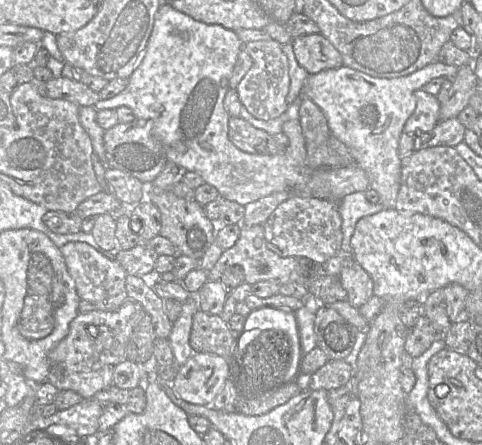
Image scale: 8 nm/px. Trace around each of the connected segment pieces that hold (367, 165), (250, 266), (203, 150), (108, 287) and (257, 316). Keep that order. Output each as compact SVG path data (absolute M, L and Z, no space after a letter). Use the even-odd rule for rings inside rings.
M440 59L407 76L396 78L375 78L343 65L309 75L303 86L303 93L323 111L331 134L349 148L355 165L366 172L369 188L378 192L380 203L386 209L393 209L401 183L402 159L398 153L399 139L406 121L416 108L415 92L434 78L445 77L453 82L457 72L458 67L448 65Z
M241 225L238 240L231 248L222 252L214 267L207 272L207 279L218 281L227 268L240 266L243 269L245 282L250 285L268 280L279 285L298 283L307 287L307 278L314 264L305 257L280 257L271 251L267 247L263 225Z
M162 3L155 15L153 29L149 37L145 53L140 57L140 63L131 74L127 87L113 98L97 101L95 108L98 111L103 109L117 109L121 106L127 106L133 111L136 119L153 120L153 134L163 145L167 161L173 162L178 166L183 167L186 171L197 172L201 175L205 183L215 187L220 196L226 200L234 201L242 206L246 206L249 203L255 202L262 197L276 192L281 192L284 190L297 191L298 188L303 187L310 180L315 170L310 168L307 164L297 164L289 159L285 152L274 155L250 154L241 151L229 140L228 121L230 116L225 109L224 98L225 94L230 89L229 79L232 75L239 52L243 47L244 43L242 43L235 31L226 29L218 24L206 24L197 21L190 16L176 10L170 4Z
M69 242L60 250L81 300L89 301L96 310L116 311L128 299L126 291L127 273L117 260L108 259L84 242Z
M271 307L254 309L246 317L244 330L245 333L239 341L239 366L235 370L238 398L254 399L255 396L263 395L266 392L298 380L298 376L294 375L294 373L297 370L299 370L299 372L301 370L303 352L295 312L284 312ZM282 332L288 334L293 344L293 359L290 367L288 367L288 355L280 355Z

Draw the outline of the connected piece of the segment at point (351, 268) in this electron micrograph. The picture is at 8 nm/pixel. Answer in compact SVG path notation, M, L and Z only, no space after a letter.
M348 255L341 269L340 281L348 294L347 301L359 309L373 296L373 280L370 275Z

